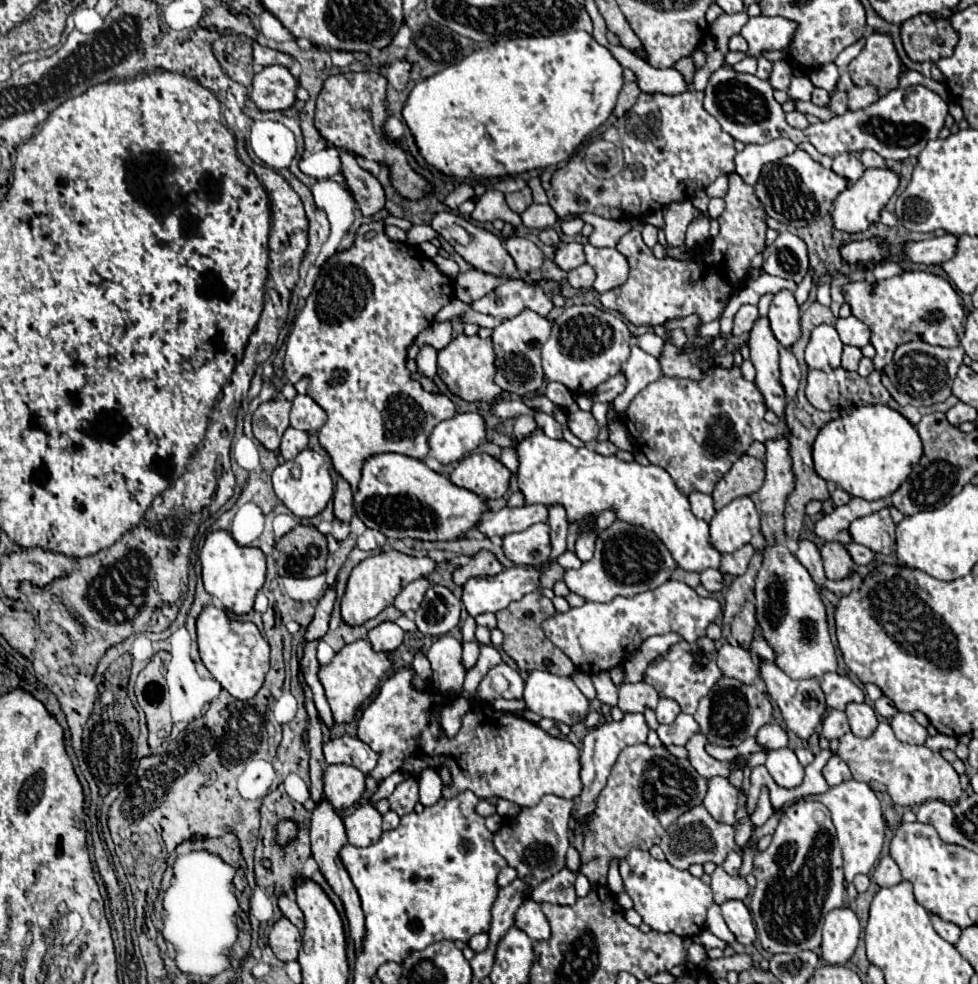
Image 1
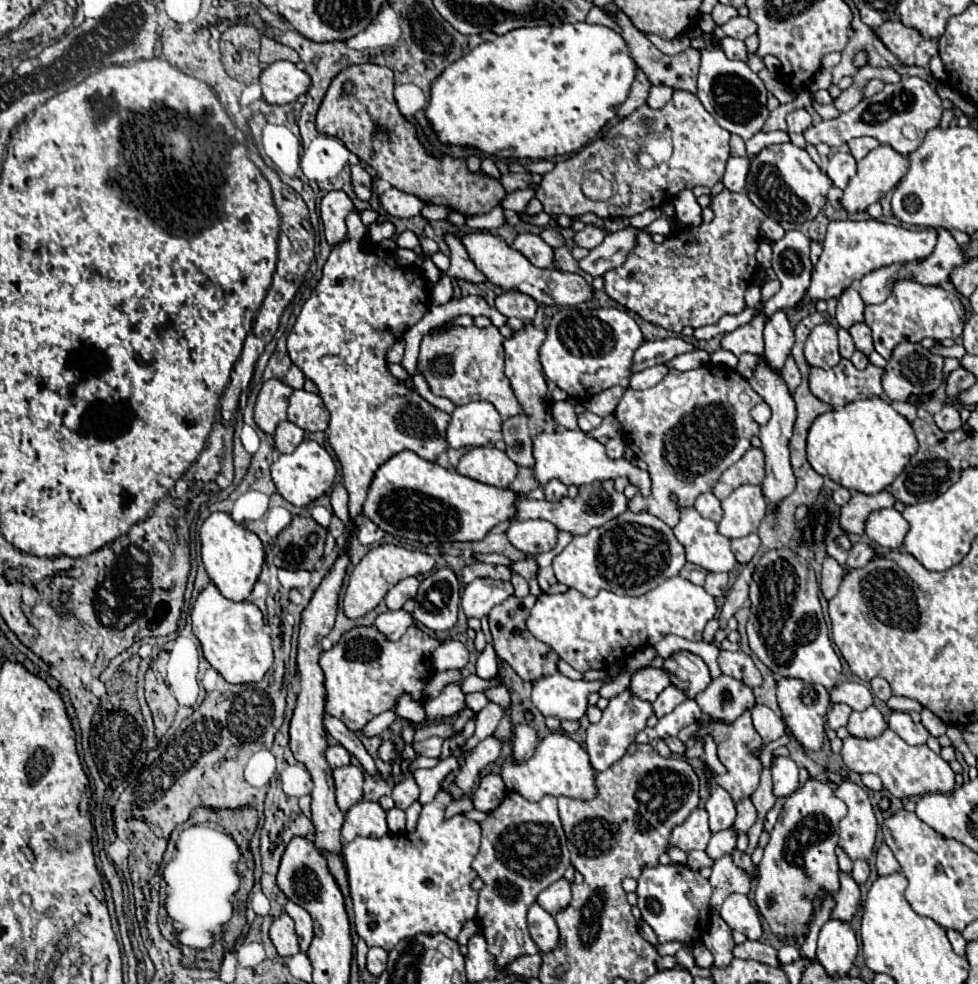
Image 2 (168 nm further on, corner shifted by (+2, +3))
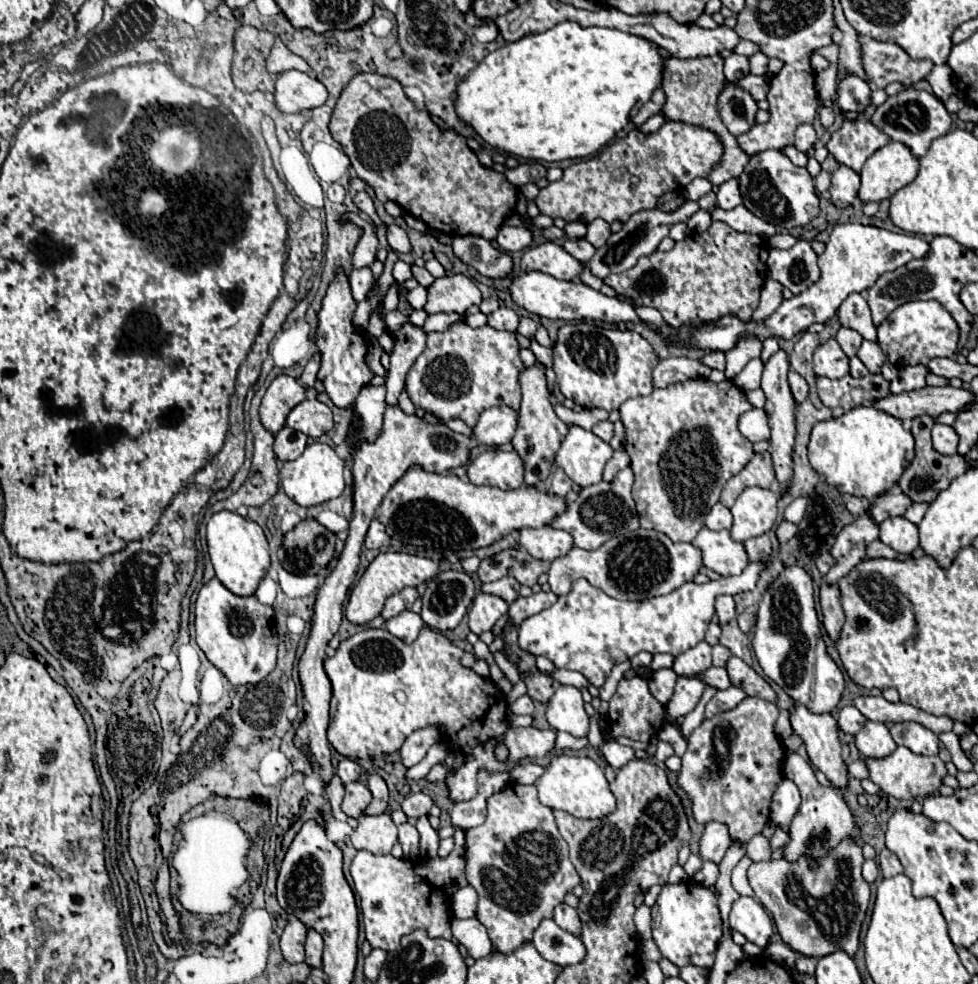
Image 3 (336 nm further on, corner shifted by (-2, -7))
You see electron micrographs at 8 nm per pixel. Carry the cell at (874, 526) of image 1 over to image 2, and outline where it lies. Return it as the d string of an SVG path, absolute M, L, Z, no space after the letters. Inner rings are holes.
M895 508L875 510L865 522L865 534L871 542L895 550L903 544L903 536L907 534L907 522Z

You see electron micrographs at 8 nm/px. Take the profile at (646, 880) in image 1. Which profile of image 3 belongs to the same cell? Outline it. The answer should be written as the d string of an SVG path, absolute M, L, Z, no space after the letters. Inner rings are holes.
M693 882L665 884L651 910L651 916L653 940L665 958L669 958L679 968L689 964L699 968L713 966L721 940L721 914L717 908L717 898L709 888Z

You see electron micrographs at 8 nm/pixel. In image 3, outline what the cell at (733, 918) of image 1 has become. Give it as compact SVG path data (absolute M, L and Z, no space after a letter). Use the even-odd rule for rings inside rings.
M741 896L729 914L729 926L741 932L749 942L765 948L769 936L773 934L773 920L765 912L765 908L749 896Z

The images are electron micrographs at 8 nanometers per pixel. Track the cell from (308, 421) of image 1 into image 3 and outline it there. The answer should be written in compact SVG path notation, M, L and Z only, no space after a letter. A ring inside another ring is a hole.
M307 398L289 412L287 426L303 432L305 436L319 438L333 428L333 414L327 404L317 398Z

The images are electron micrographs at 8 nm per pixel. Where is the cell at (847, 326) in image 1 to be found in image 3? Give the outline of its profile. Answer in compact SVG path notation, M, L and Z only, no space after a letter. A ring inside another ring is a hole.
M865 340L865 342L861 344L857 356L859 356L861 362L869 368L871 374L879 374L879 372L881 372L881 366L883 366L883 362L885 362L885 354L883 354L883 350L879 348L877 342Z

